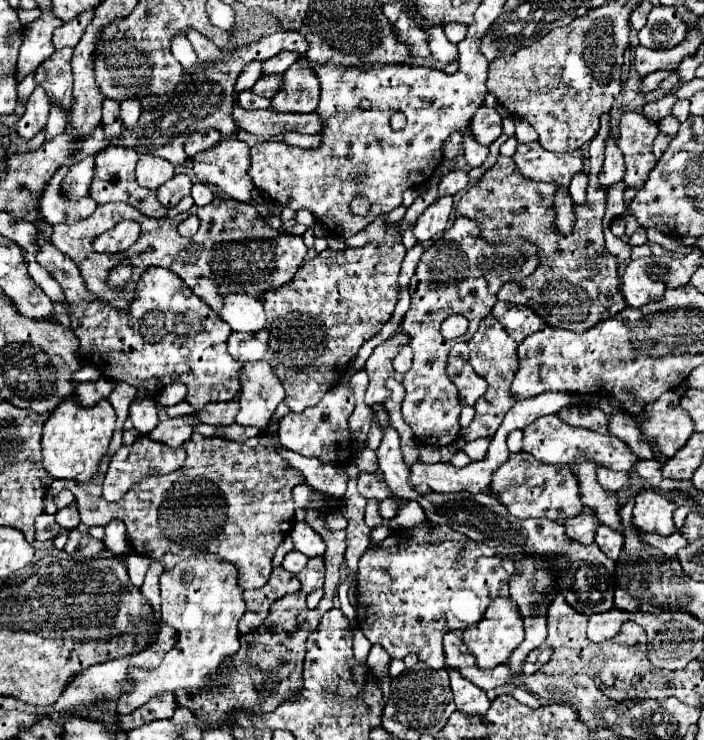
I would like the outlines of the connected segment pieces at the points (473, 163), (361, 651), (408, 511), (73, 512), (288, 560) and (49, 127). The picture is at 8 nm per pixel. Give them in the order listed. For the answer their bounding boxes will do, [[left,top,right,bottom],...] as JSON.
[[462,130,488,168],[352,626,372,662],[390,500,426,530],[56,504,80,530],[282,550,308,574],[46,104,64,140]]

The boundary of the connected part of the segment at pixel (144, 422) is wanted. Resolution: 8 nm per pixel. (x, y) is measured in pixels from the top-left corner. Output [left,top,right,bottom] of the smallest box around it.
[130,398,158,434]

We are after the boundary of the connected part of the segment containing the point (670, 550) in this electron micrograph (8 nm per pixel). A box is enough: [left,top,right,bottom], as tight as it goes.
[642,532,686,556]

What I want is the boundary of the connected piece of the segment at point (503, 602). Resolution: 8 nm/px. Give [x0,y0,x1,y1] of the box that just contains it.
[462,598,524,670]

